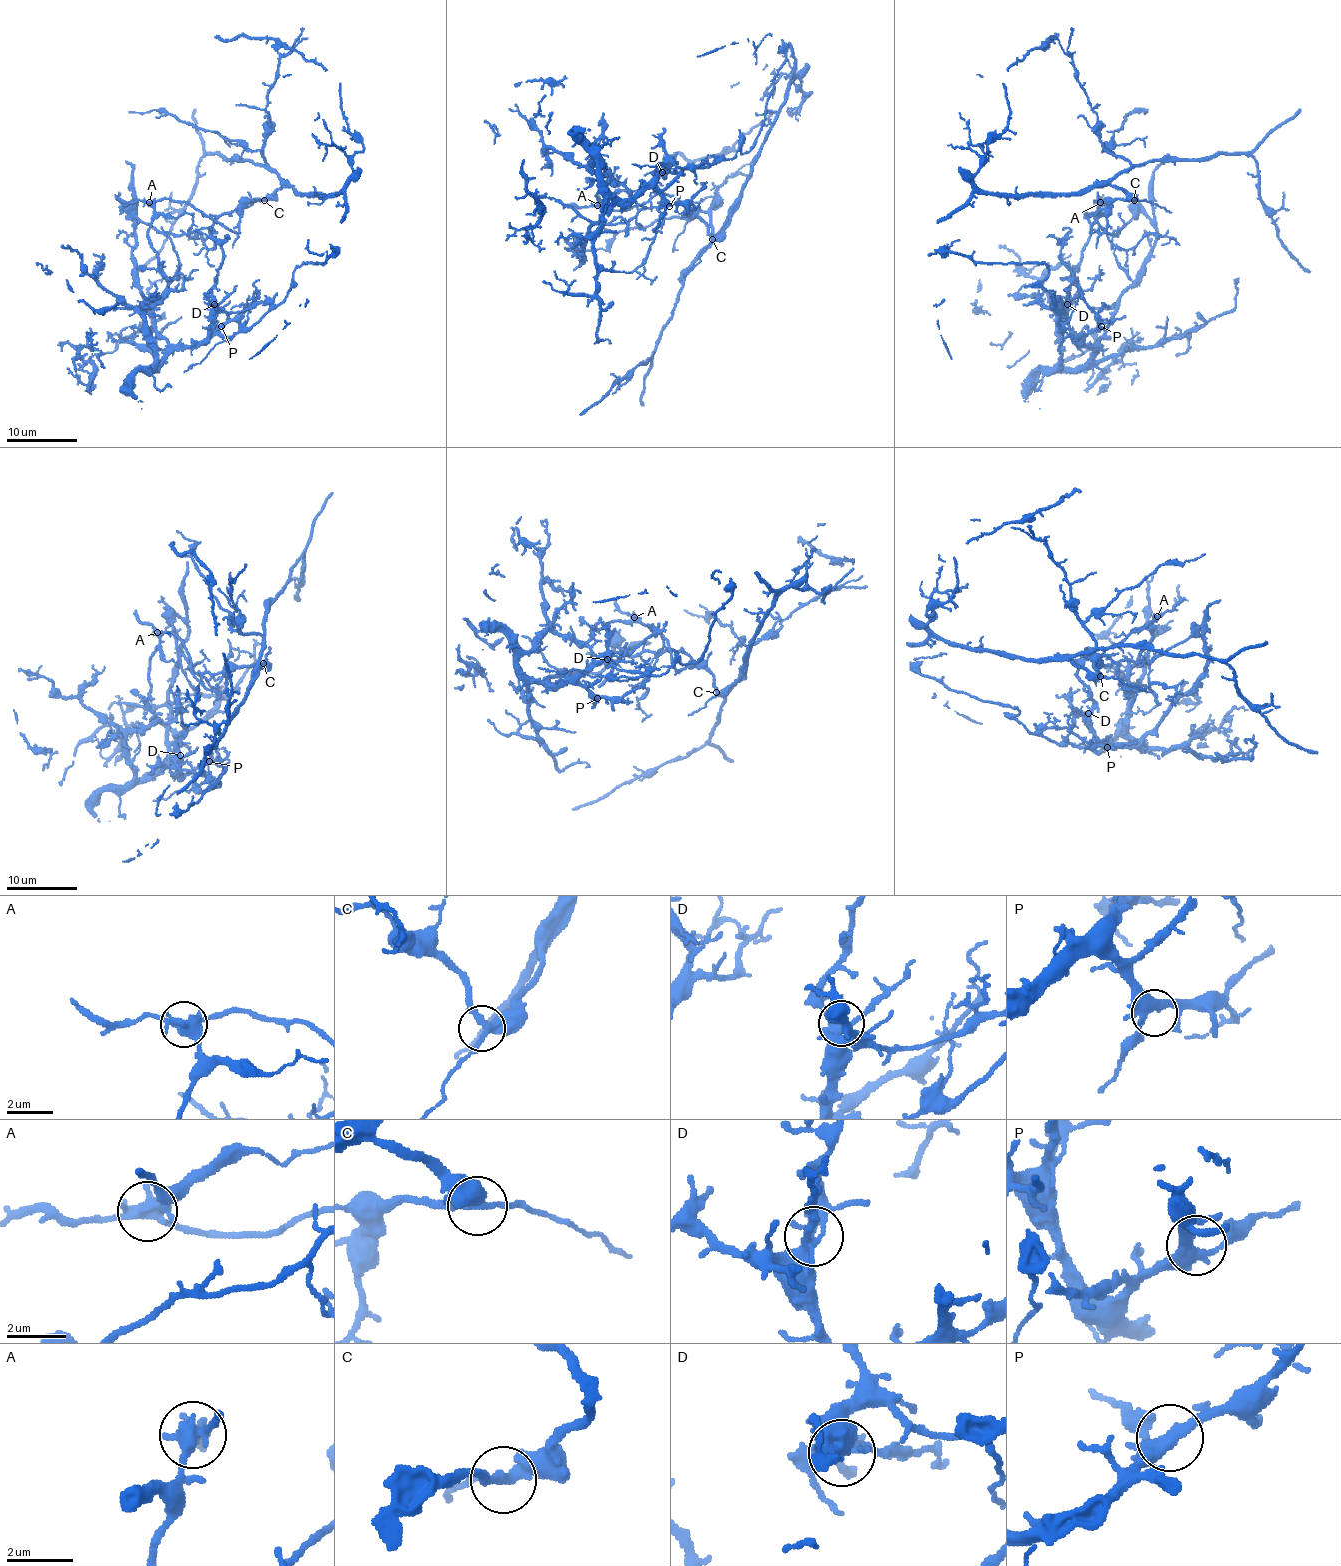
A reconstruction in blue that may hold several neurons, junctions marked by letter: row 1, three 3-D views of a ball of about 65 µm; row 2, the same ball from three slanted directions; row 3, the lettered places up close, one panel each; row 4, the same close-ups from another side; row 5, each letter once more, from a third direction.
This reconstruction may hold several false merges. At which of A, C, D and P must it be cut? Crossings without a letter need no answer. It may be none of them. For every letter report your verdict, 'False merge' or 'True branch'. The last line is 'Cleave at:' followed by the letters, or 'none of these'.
A: False merge
C: True branch
D: True branch
P: True branch
Cleave at: A

